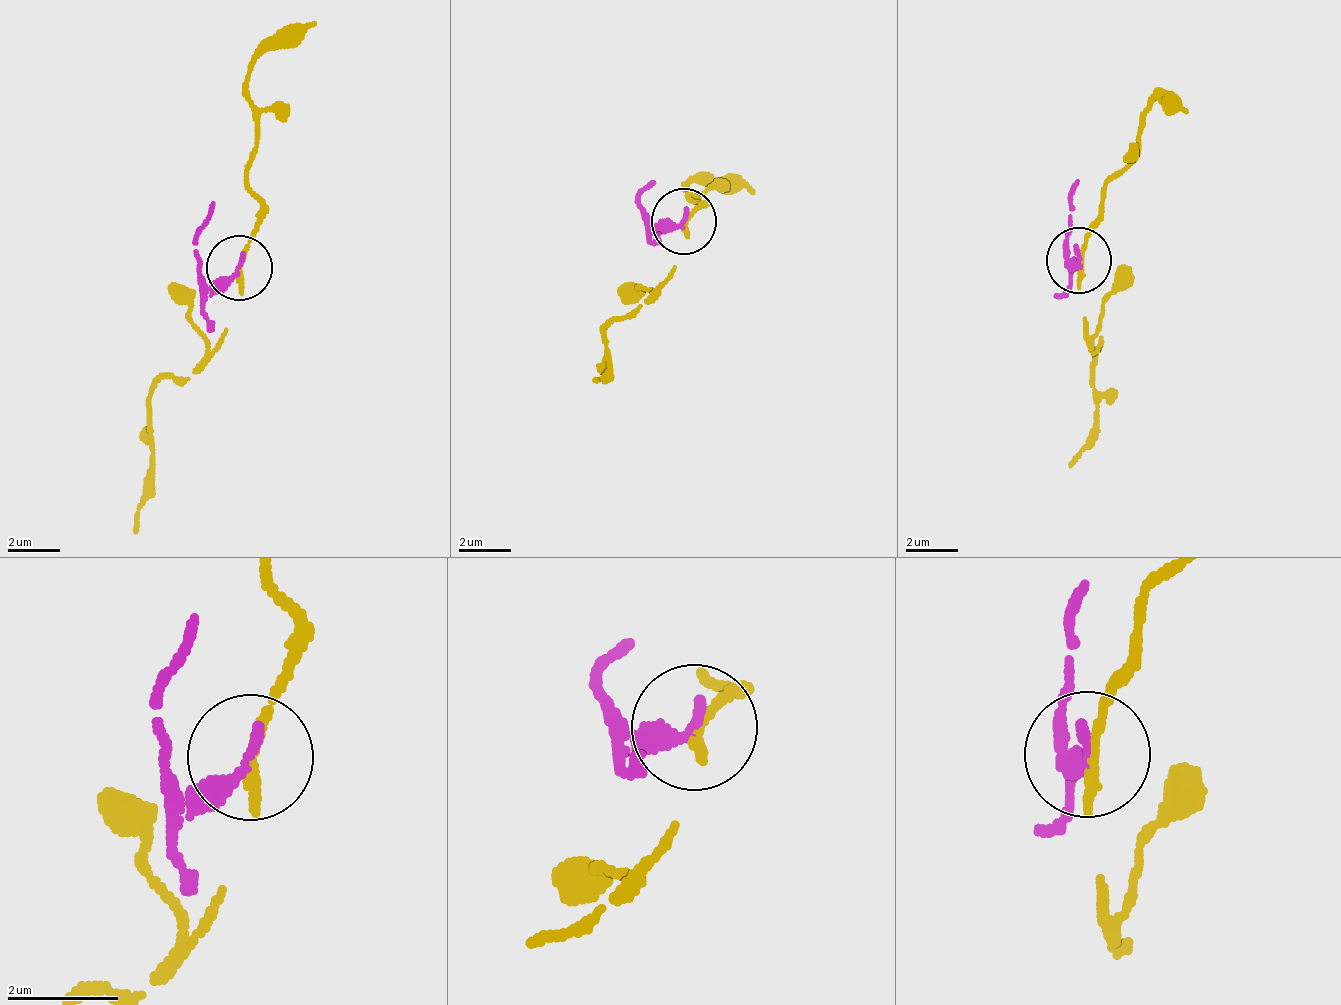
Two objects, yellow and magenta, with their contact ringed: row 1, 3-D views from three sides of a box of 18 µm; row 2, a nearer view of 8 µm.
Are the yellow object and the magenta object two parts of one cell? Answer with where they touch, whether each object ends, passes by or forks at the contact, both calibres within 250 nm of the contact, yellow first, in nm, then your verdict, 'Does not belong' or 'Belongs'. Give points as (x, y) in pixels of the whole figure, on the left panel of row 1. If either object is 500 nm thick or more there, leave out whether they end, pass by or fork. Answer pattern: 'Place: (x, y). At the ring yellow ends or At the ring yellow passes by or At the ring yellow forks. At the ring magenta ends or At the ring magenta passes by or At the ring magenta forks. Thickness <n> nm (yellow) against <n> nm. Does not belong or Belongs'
Place: (239, 267). At the ring yellow ends. At the ring magenta ends. Thickness 200 nm (yellow) against 280 nm. Does not belong

